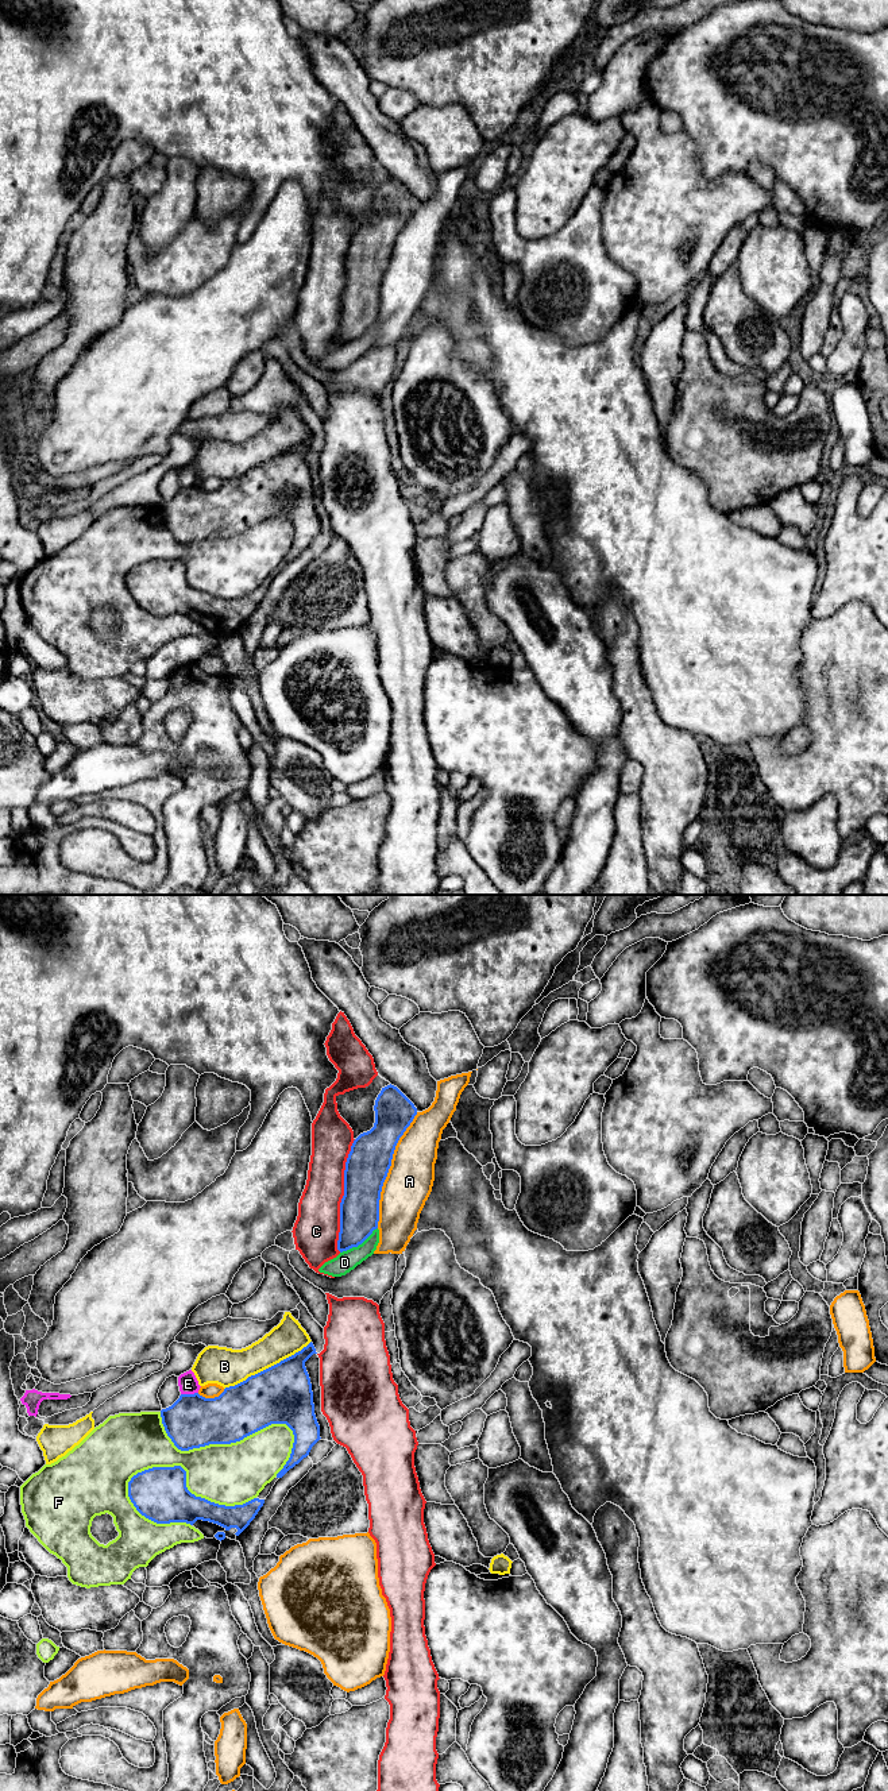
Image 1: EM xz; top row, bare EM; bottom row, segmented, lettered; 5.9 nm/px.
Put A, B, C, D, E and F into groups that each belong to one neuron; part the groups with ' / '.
A / B D / C / E / F

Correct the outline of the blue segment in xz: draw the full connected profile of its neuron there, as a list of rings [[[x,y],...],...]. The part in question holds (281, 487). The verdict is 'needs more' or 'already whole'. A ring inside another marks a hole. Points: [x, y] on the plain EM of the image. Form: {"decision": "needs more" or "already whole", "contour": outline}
{"decision": "already whole", "contour": [[[310,435],[301,444],[279,456],[235,479],[225,480],[215,491],[205,491],[198,486],[181,487],[171,499],[161,503],[167,529],[178,543],[189,544],[209,537],[236,536],[271,517],[286,517],[293,524],[294,536],[289,553],[277,567],[277,571],[282,571],[306,551],[312,540],[321,532],[320,518],[314,507],[312,476],[305,460],[305,455],[313,447],[317,445]]]}

